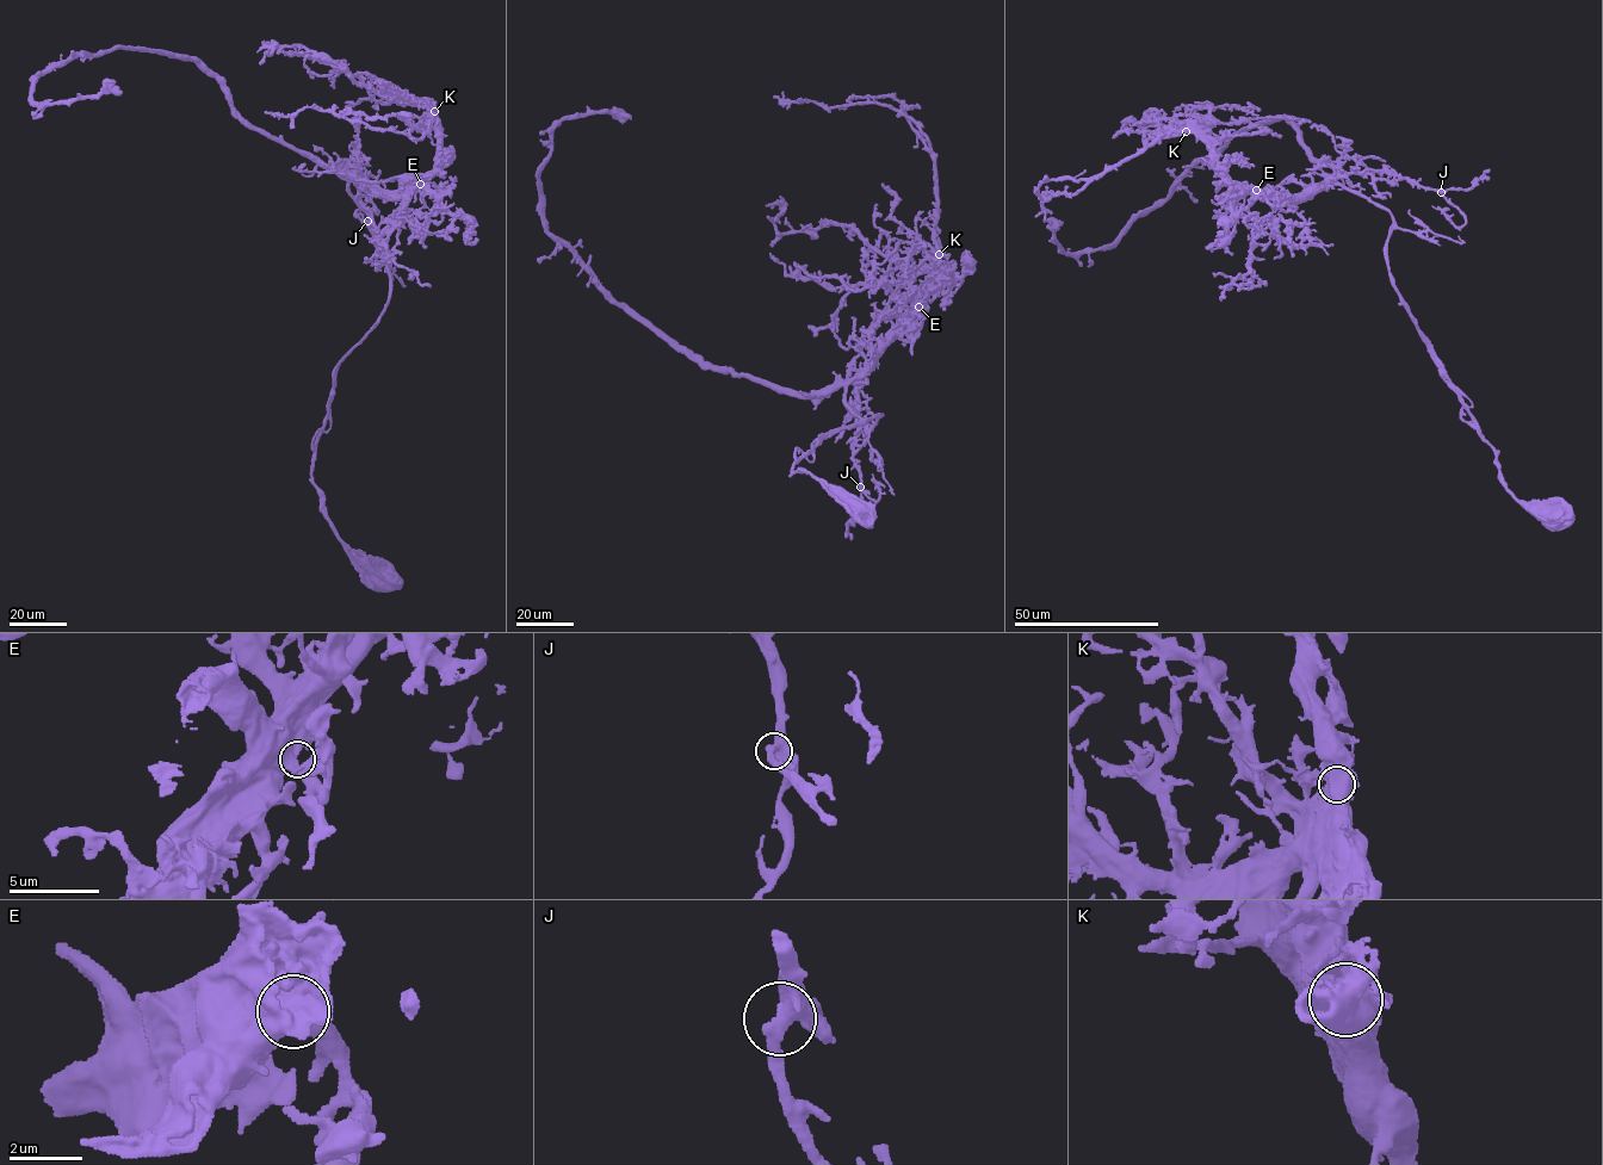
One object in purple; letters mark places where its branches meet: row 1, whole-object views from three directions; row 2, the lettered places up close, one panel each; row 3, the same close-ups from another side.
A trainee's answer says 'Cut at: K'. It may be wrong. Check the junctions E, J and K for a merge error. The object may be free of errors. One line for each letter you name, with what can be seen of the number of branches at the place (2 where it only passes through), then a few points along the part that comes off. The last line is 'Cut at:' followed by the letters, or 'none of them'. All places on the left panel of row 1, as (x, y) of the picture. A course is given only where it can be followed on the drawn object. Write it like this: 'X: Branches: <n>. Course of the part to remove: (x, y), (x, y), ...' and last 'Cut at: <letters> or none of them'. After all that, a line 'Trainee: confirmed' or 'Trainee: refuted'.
Cut at: none of them
Trainee: refuted

